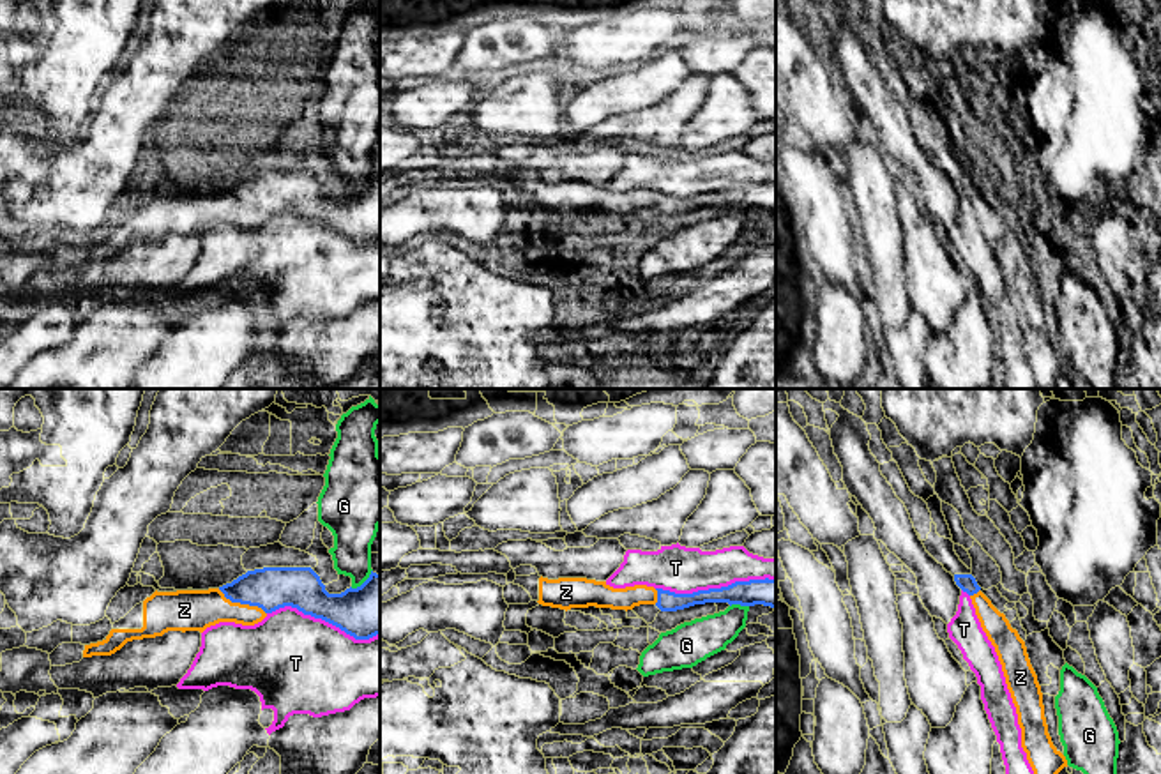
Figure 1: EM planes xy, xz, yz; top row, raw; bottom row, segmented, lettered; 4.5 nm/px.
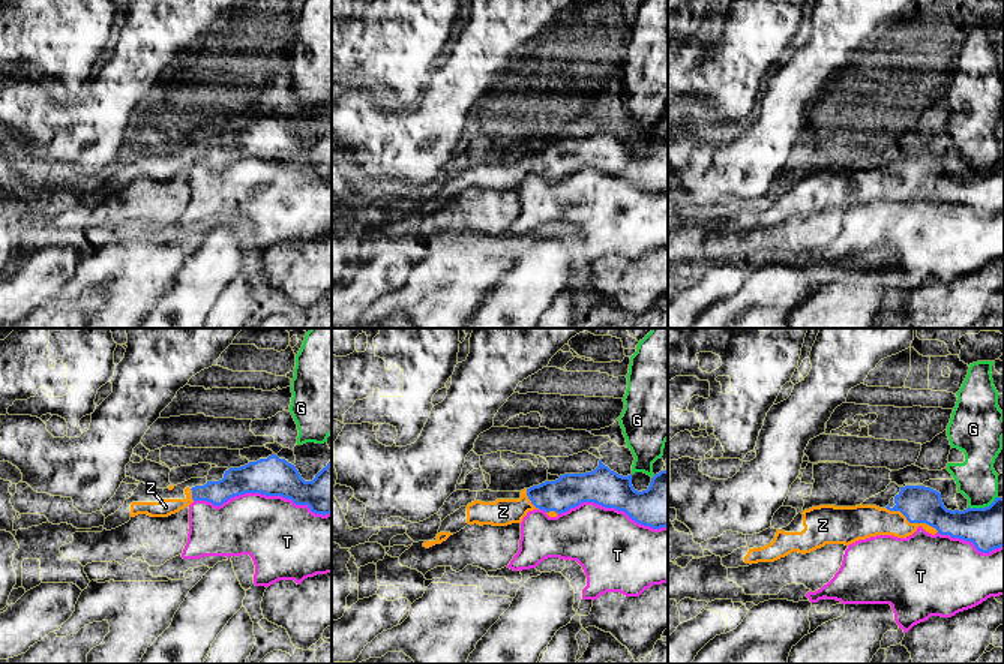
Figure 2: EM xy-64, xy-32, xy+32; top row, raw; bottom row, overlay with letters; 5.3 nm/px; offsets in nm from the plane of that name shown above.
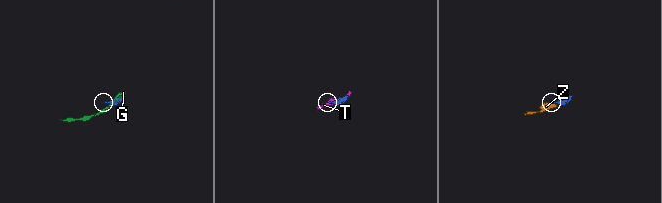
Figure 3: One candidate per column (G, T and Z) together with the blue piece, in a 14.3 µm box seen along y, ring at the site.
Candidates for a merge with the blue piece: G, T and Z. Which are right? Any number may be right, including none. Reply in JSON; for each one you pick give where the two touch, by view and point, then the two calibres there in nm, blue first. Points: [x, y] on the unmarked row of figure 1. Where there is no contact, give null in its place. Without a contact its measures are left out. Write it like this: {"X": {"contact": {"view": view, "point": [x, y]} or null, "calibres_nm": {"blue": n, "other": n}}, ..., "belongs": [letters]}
{"Z": {"contact": {"view": "xy", "point": [242, 207]}, "calibres_nm": {"blue": 190, "other": 190}}, "belongs": ["Z"]}

